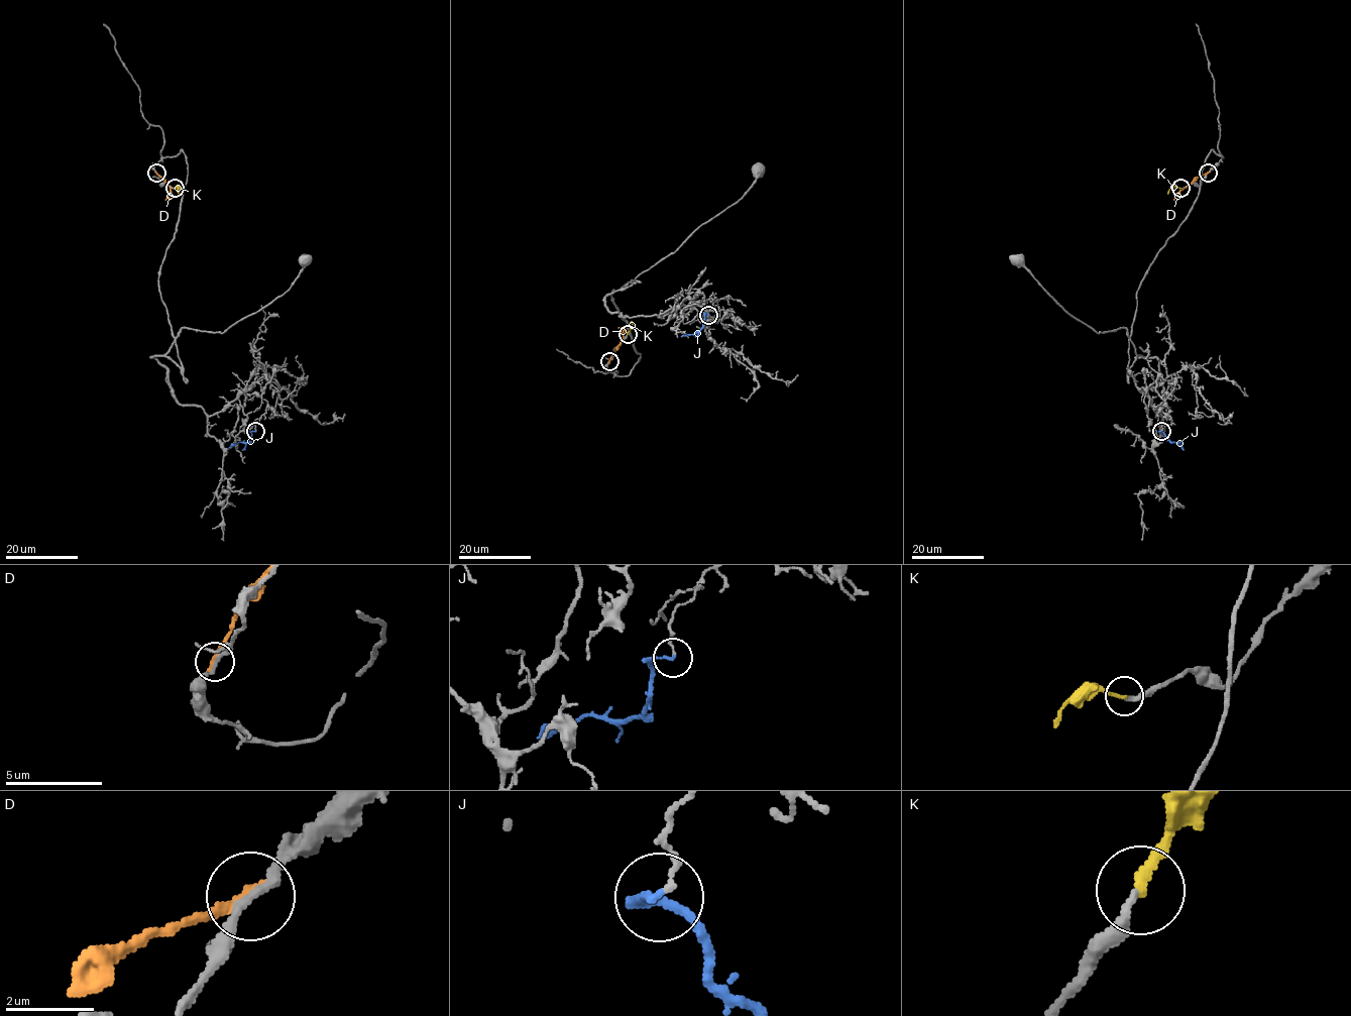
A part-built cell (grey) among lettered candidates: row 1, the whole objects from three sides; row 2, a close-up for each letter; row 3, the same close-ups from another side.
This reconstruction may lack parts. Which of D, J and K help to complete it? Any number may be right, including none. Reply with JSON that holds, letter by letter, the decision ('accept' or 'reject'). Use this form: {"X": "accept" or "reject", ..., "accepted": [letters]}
{"D": "reject", "J": "reject", "K": "accept", "accepted": ["K"]}

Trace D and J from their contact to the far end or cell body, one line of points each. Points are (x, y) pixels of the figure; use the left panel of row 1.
D: (155, 173), (170, 187), (170, 196), (164, 200)
J: (255, 431), (251, 431), (248, 442), (233, 444), (228, 448)

